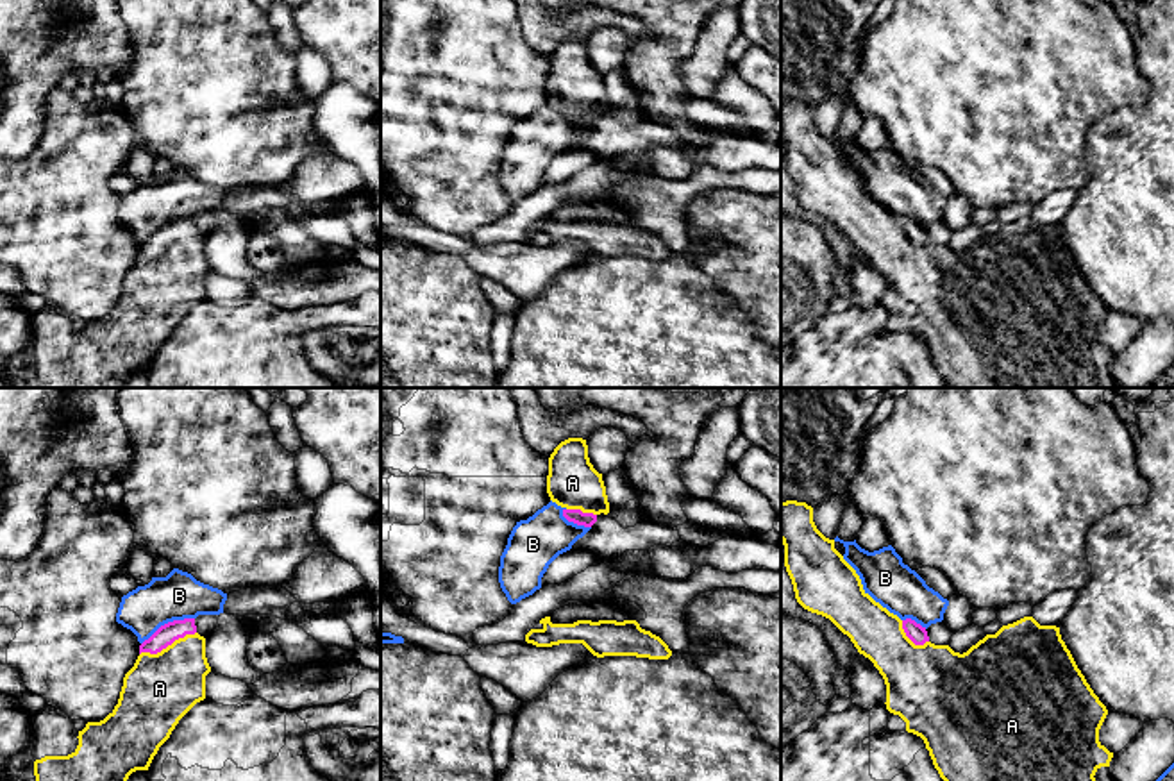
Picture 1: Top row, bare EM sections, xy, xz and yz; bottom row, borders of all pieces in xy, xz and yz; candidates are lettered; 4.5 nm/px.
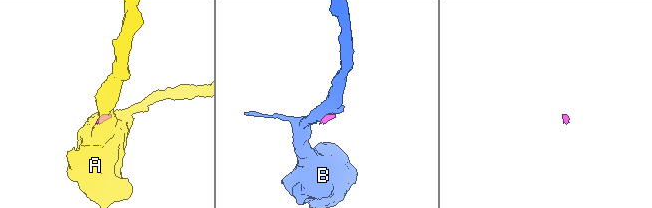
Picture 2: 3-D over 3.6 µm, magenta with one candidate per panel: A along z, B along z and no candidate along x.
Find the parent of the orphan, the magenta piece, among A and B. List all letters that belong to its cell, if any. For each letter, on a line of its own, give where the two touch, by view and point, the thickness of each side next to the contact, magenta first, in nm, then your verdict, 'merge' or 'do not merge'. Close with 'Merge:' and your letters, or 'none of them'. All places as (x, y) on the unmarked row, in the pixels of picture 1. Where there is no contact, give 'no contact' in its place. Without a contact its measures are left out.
A: xy (167, 245) | 90/320 nm | merge
B: xy (168, 222) | 90/220 nm | do not merge
Merge: A

